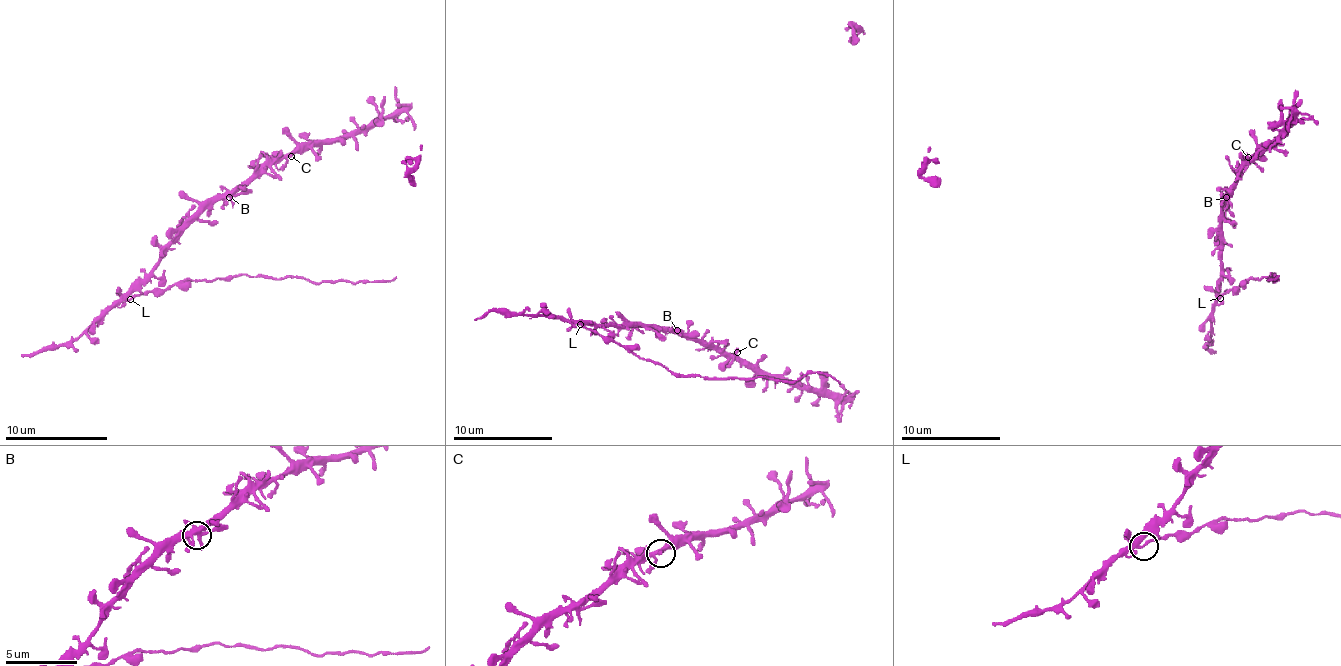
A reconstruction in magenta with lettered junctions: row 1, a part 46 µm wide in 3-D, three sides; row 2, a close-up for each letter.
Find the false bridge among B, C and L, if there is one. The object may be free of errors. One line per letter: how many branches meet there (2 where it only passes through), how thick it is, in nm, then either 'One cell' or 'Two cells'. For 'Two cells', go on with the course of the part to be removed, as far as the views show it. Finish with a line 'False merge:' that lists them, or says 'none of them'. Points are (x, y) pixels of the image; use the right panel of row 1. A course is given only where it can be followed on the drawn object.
B: Branches: 5. Thickness 380 nm. One cell
C: Branches: 3. Thickness 240 nm. One cell
L: Branches: 5. Thickness 240 nm. Two cells. Course of the part to remove: (1221, 297), (1248, 279), (1273, 274), (1273, 282), (1278, 279), (1268, 279), (1278, 274)
False merge: L

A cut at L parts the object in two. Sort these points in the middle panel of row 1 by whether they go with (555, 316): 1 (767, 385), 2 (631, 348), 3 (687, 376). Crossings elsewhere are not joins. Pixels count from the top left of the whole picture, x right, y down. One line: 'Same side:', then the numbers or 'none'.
Same side: 1

